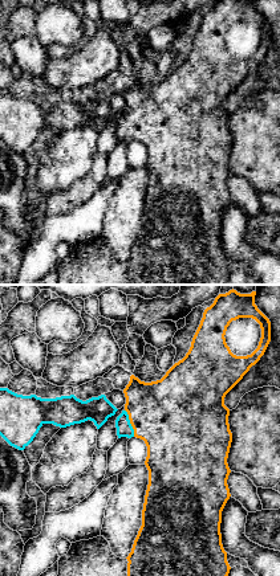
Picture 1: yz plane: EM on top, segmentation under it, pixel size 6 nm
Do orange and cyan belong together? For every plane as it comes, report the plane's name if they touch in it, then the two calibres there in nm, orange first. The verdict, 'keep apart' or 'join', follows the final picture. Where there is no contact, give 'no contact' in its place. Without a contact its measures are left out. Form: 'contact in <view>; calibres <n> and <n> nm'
contact in yz; calibres 460 and 100 nm

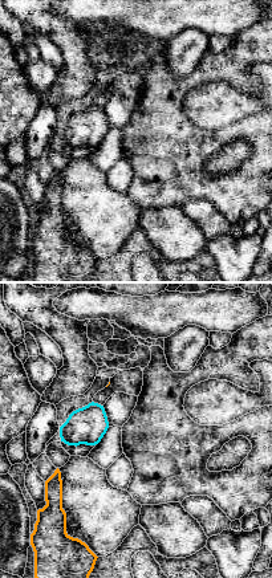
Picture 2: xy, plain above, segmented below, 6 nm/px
no contact

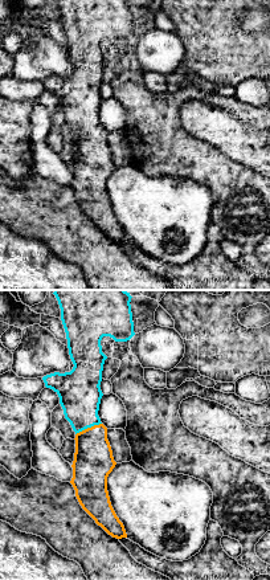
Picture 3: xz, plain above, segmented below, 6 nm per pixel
contact in xz; calibres 240 and 260 nm

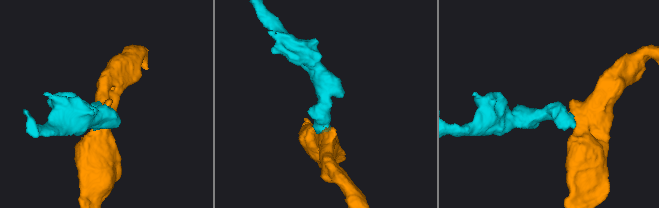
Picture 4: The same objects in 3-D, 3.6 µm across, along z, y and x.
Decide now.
join

